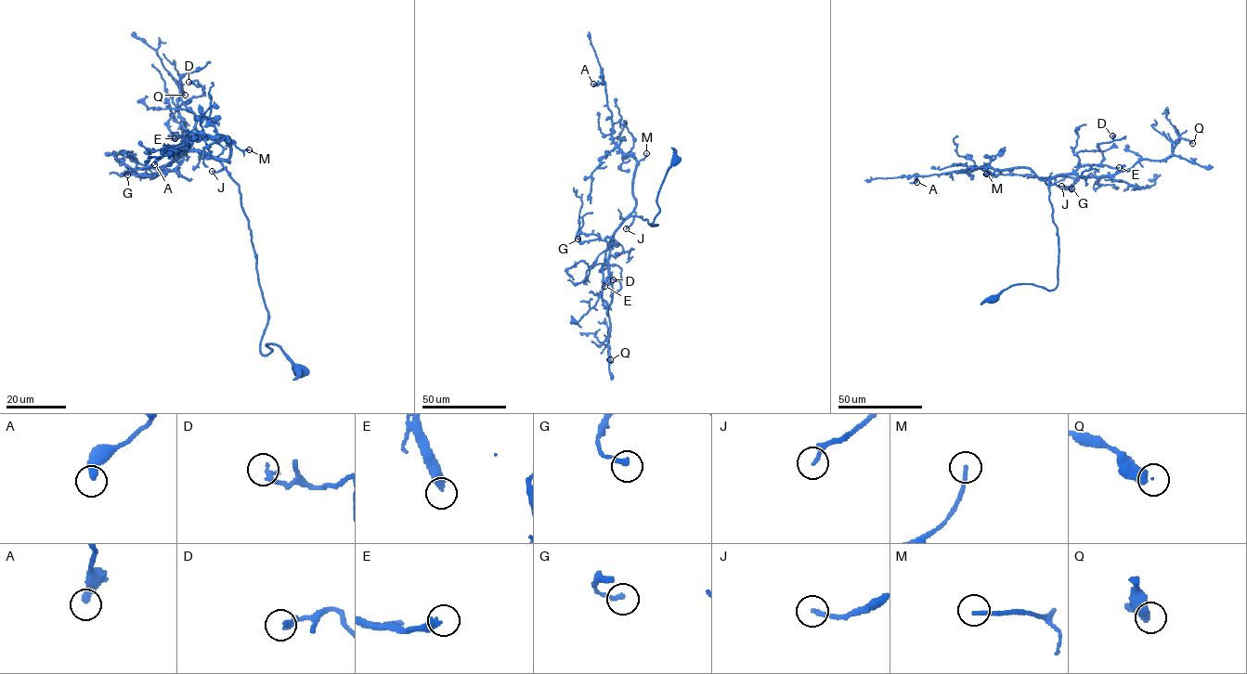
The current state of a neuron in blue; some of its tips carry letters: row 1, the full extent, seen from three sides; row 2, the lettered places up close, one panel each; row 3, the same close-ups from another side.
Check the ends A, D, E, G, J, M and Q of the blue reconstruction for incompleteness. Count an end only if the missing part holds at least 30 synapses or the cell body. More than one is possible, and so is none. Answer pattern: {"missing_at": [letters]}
{"missing_at": ["E"]}

